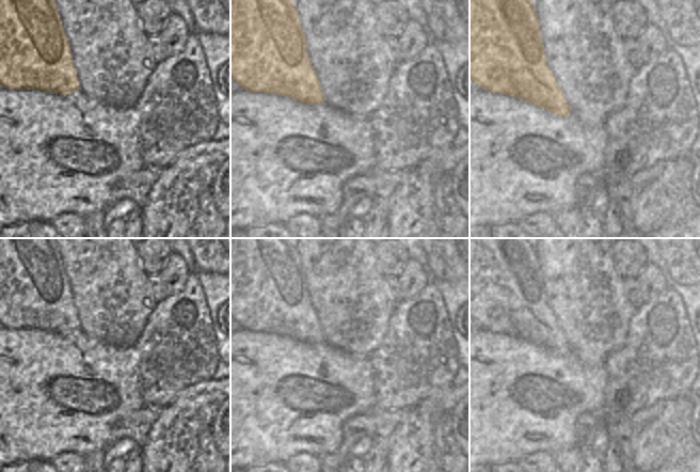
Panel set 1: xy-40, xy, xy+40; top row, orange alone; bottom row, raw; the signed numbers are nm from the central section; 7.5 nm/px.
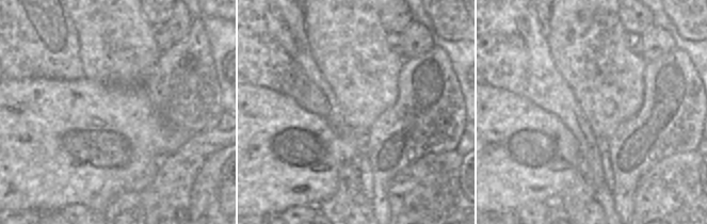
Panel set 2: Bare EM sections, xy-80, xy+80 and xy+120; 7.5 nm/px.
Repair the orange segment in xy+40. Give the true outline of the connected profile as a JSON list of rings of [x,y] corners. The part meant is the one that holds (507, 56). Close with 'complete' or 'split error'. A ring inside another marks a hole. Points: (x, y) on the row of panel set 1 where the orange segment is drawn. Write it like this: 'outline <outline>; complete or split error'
outline [[[470,0],[470,76],[492,94],[505,94],[564,117],[572,110],[546,63],[534,1]]]; complete

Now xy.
outline [[[233,0],[230,76],[249,92],[287,96],[308,105],[325,103],[307,52],[307,44],[295,7],[295,0]]]; complete

